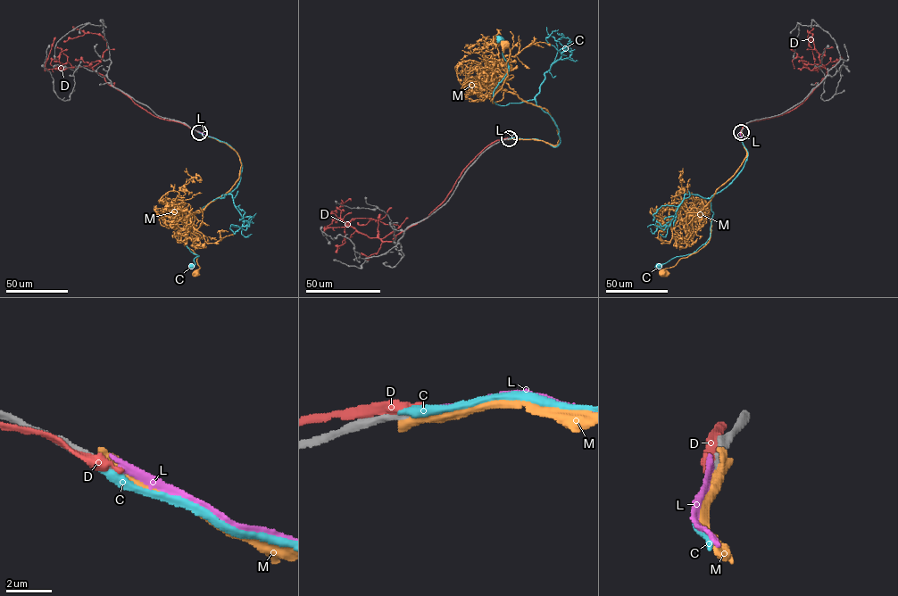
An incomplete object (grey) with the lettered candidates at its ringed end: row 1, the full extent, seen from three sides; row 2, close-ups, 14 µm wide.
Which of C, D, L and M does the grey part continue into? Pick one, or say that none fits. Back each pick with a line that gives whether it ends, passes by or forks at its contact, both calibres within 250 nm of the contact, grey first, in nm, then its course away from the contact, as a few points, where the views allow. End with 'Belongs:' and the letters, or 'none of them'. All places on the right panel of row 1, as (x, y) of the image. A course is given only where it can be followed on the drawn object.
Belongs: none of them

